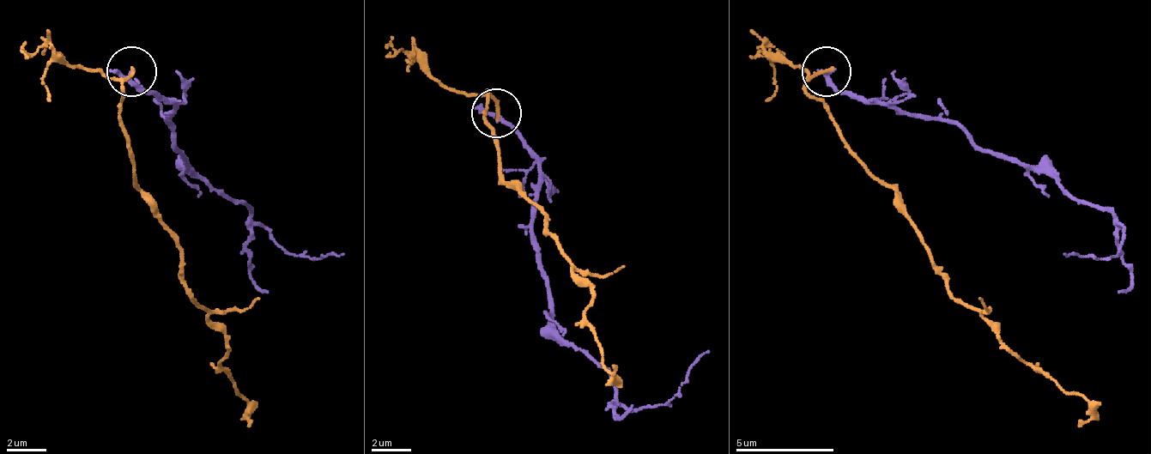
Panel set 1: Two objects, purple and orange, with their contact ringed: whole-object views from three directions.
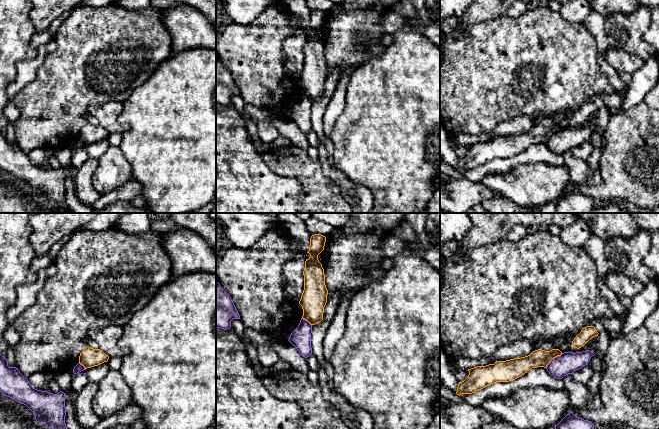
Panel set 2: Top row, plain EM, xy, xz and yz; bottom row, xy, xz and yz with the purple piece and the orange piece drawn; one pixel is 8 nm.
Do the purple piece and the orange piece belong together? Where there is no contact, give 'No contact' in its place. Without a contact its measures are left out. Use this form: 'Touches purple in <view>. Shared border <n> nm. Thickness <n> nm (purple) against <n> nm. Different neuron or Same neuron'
Touches purple in yz. Shared border 180 nm. Thickness 170 nm (purple) against 140 nm. Different neuron

